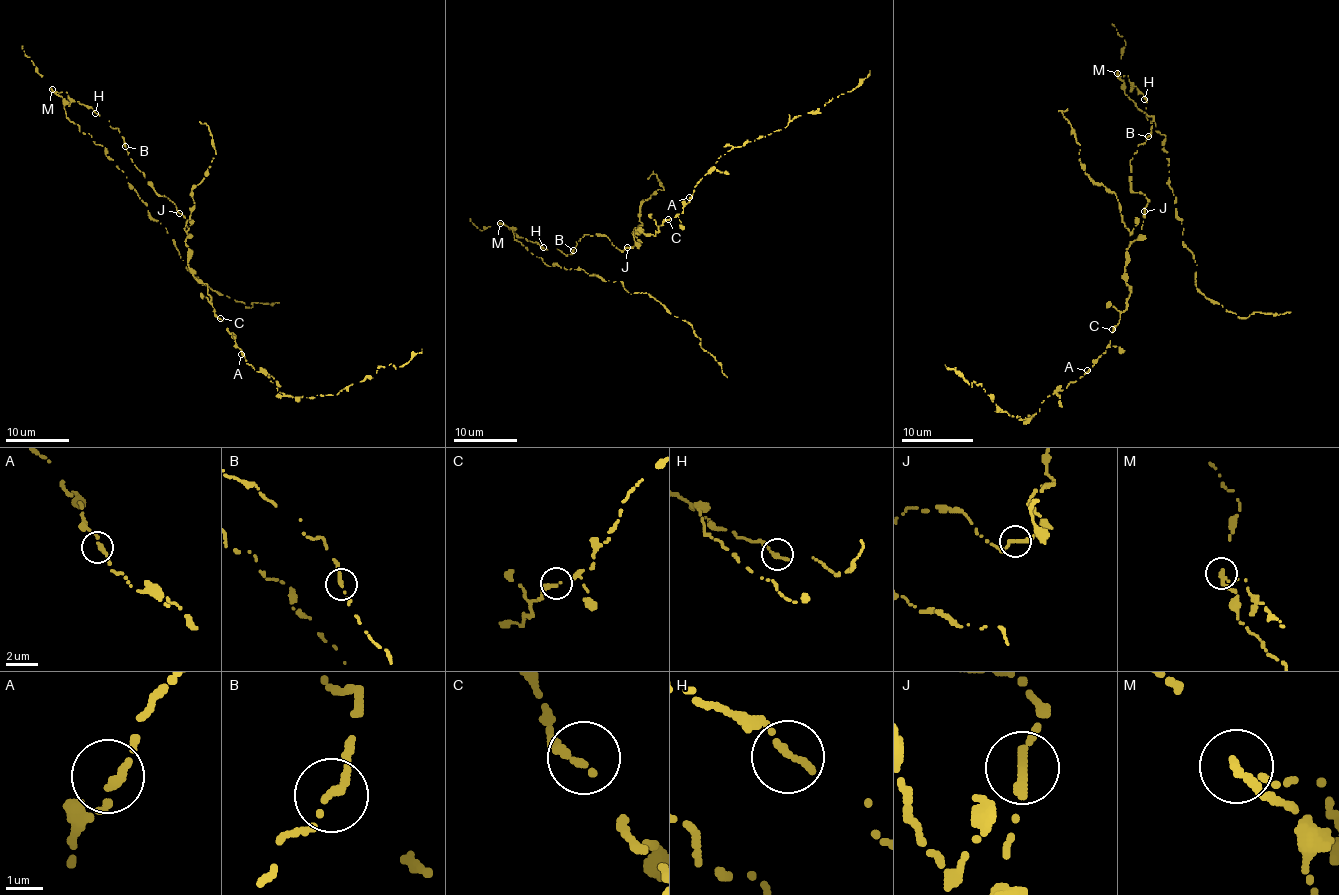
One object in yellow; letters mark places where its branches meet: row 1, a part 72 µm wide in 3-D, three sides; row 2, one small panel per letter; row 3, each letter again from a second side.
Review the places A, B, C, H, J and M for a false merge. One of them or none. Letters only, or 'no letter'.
M

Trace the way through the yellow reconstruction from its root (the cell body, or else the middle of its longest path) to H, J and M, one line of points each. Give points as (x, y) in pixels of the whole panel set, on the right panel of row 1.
H: (1132, 160), (1137, 145), (1143, 144), (1151, 131), (1153, 117), (1146, 113), (1144, 99)
J: (1132, 160), (1130, 188), (1148, 199), (1144, 211)
M: (1132, 160), (1137, 145), (1151, 131), (1153, 117), (1146, 113), (1146, 99), (1128, 81), (1125, 85), (1118, 72)

